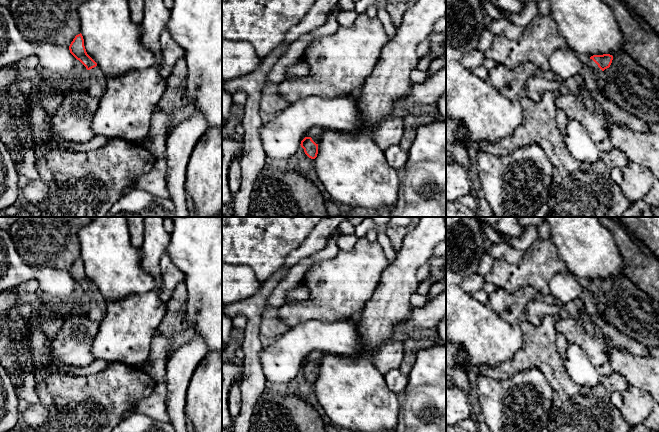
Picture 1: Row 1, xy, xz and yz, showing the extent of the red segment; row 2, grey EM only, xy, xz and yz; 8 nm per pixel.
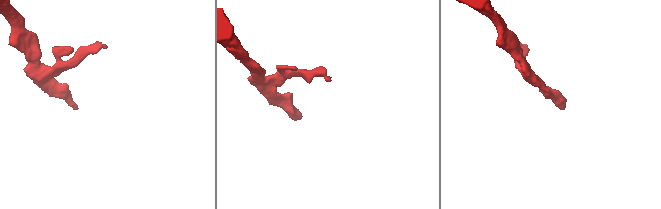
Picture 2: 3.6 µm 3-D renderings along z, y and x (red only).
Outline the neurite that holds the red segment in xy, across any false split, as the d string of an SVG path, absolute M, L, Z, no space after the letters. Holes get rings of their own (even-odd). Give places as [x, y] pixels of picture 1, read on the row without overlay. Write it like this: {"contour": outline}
{"contour": "M81 257L75 260L69 270L69 274L88 294L88 318L101 323L107 314L106 300L97 287L87 278Z"}

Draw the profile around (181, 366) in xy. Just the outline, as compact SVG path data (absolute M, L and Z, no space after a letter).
M195 334L193 338L177 349L168 359L166 367L168 422L175 432L187 432L186 394L191 378L202 360L209 353L205 340Z

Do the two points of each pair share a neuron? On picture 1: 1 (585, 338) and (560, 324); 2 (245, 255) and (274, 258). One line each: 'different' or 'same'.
1: same
2: same

